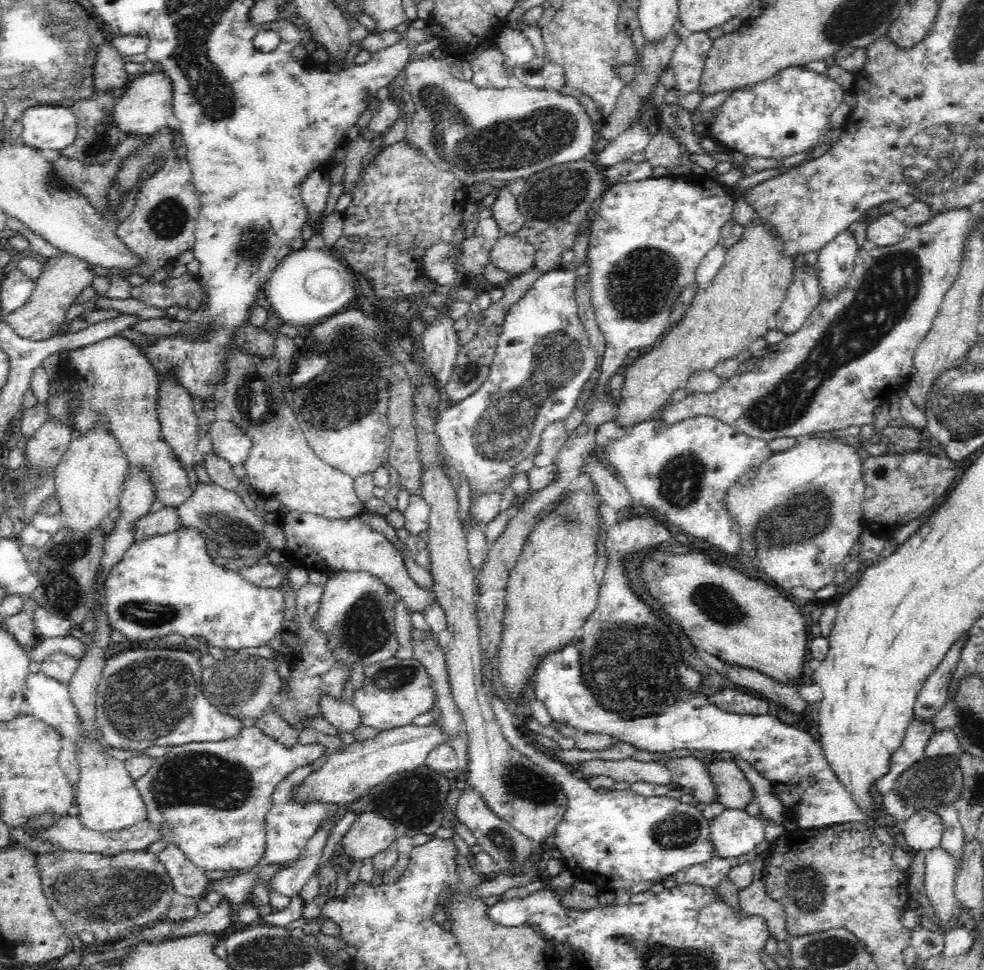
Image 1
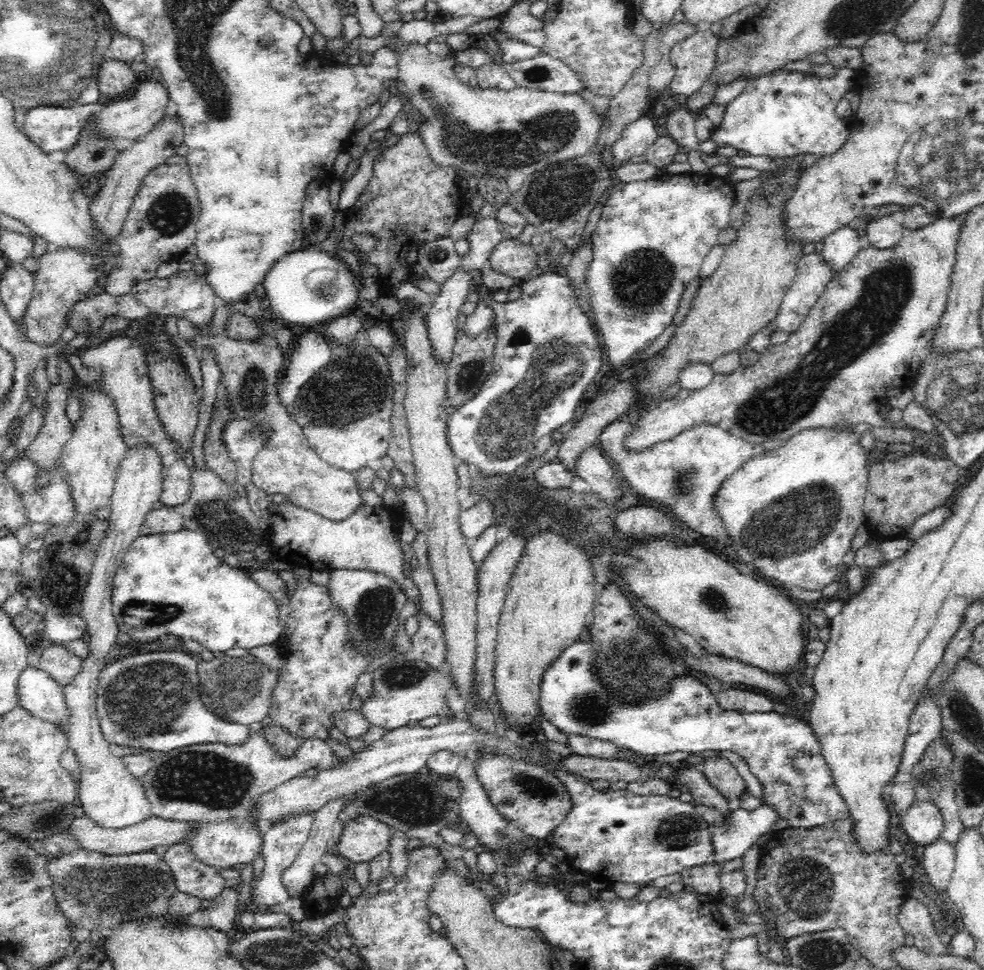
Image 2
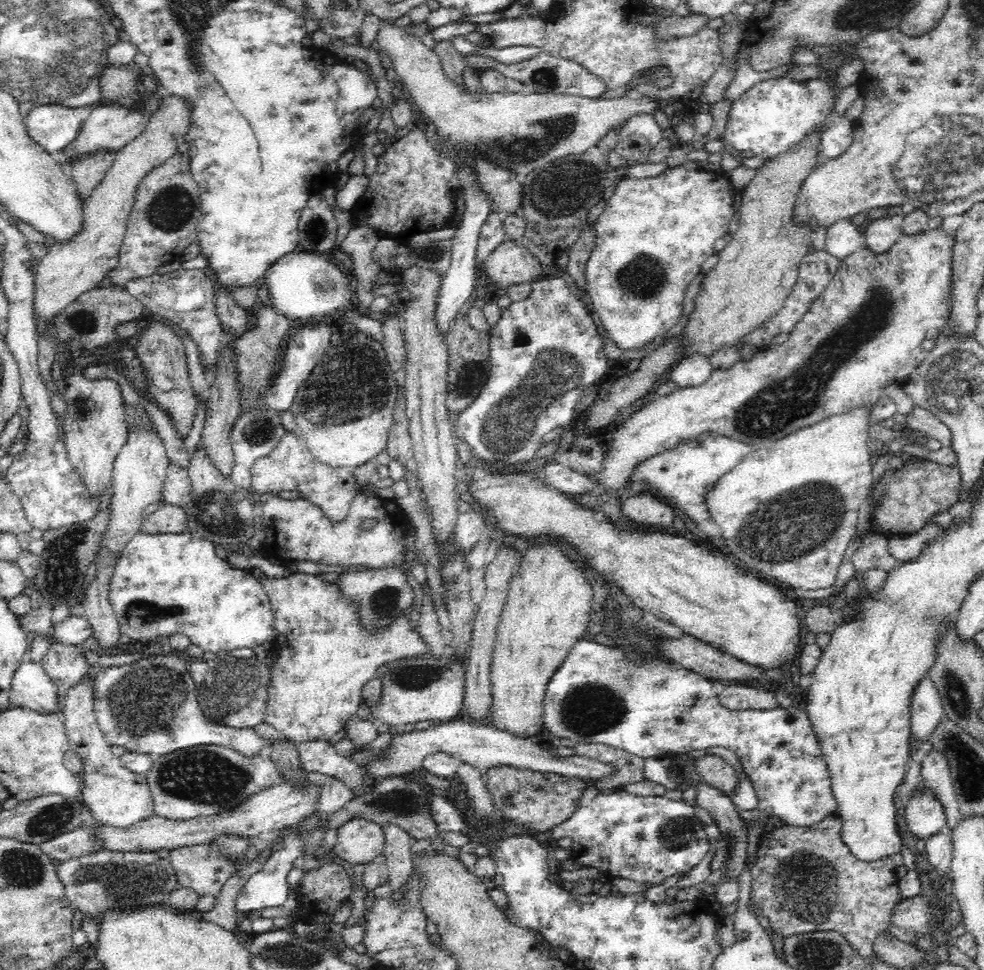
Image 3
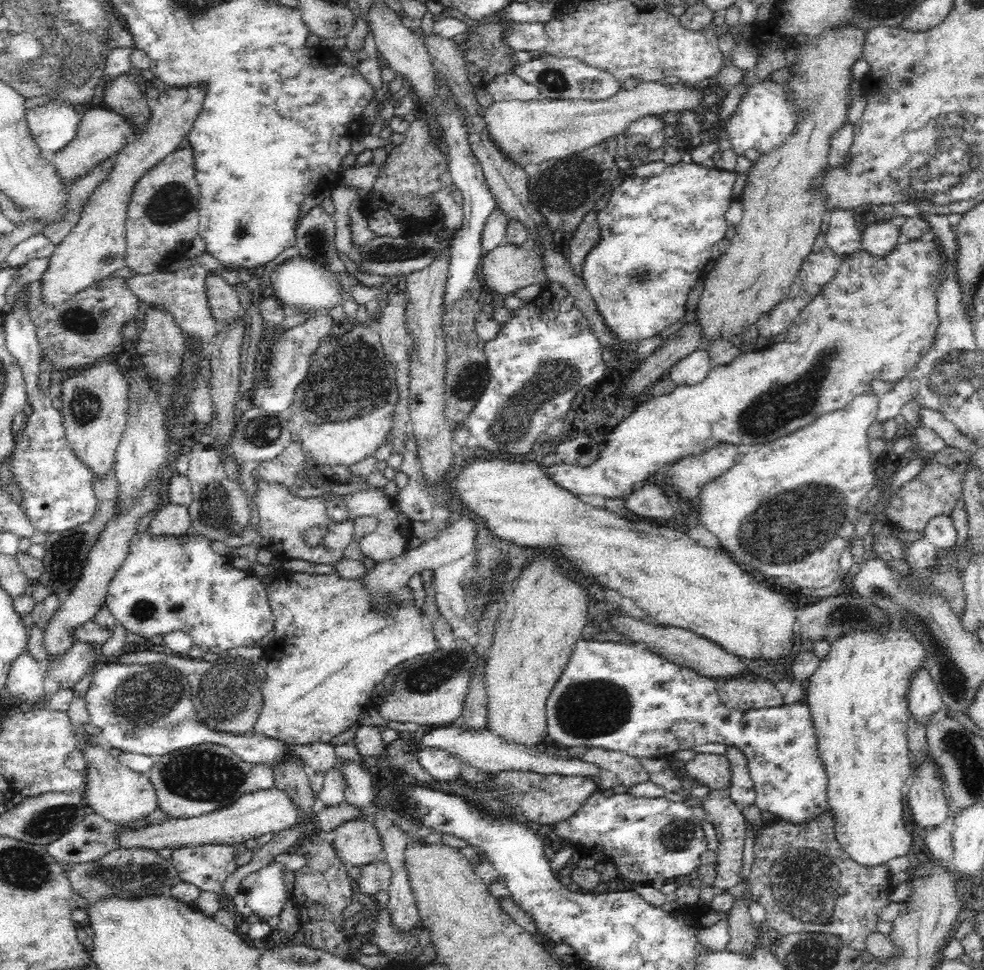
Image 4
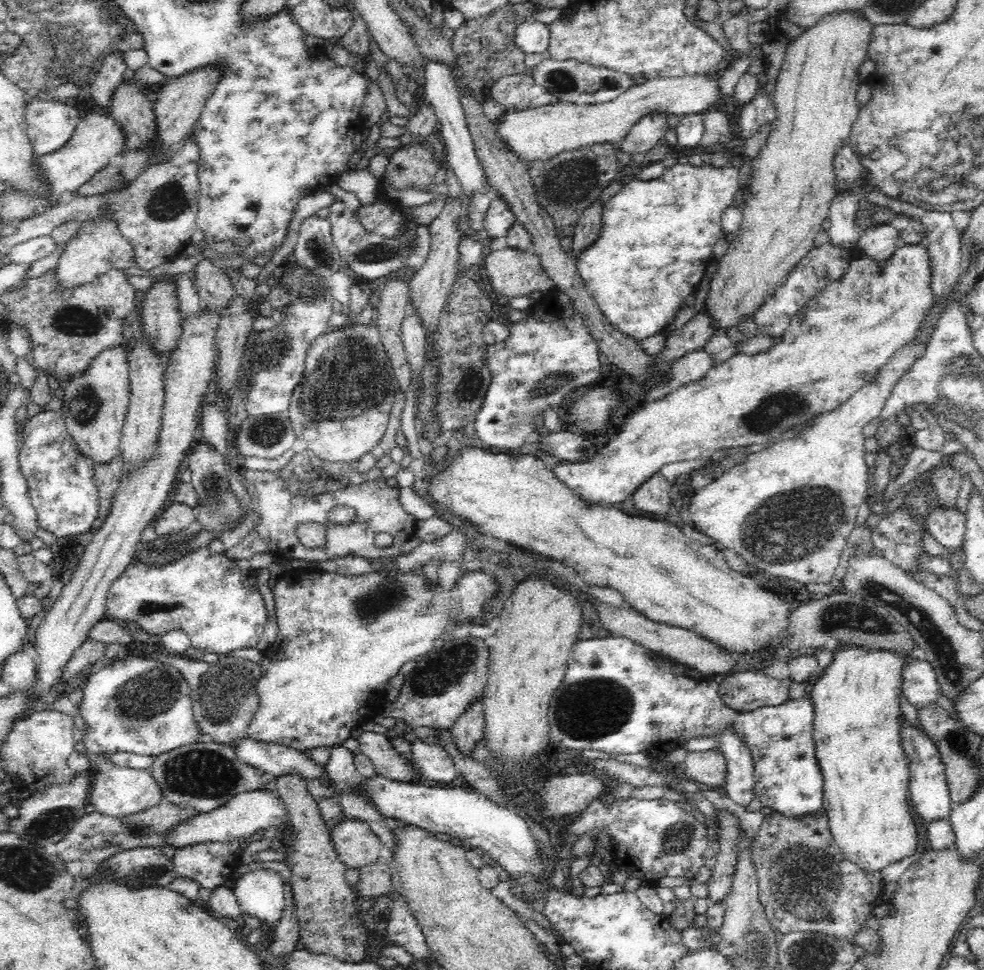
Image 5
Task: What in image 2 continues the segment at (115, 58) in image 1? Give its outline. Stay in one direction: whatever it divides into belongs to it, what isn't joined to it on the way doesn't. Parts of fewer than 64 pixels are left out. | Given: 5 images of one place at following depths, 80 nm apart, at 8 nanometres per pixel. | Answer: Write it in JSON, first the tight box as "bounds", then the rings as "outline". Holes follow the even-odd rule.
{"bounds":[98,59,138,100],"outline":[[[106,59],[98,72],[100,92],[112,100],[116,96],[129,97],[135,89],[138,74],[130,64],[120,60]]]}

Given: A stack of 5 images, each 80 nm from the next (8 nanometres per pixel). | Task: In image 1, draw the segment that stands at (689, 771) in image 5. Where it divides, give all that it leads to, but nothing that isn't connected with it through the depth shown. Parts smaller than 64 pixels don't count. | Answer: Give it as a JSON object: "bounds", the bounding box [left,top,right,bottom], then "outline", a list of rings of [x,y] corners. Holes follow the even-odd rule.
{"bounds":[706,759,756,810],"outline":[[[714,759],[706,765],[711,781],[716,785],[719,795],[719,804],[725,808],[745,810],[748,802],[756,800],[755,783],[746,780],[740,767],[733,760]]]}

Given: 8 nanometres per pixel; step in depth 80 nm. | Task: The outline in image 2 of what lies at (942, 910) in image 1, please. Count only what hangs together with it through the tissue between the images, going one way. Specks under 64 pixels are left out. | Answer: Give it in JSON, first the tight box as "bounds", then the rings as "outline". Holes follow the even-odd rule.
{"bounds":[924,836,955,894],"outline":[[[942,836],[925,846],[924,869],[930,885],[938,894],[944,894],[955,868],[955,849]]]}

